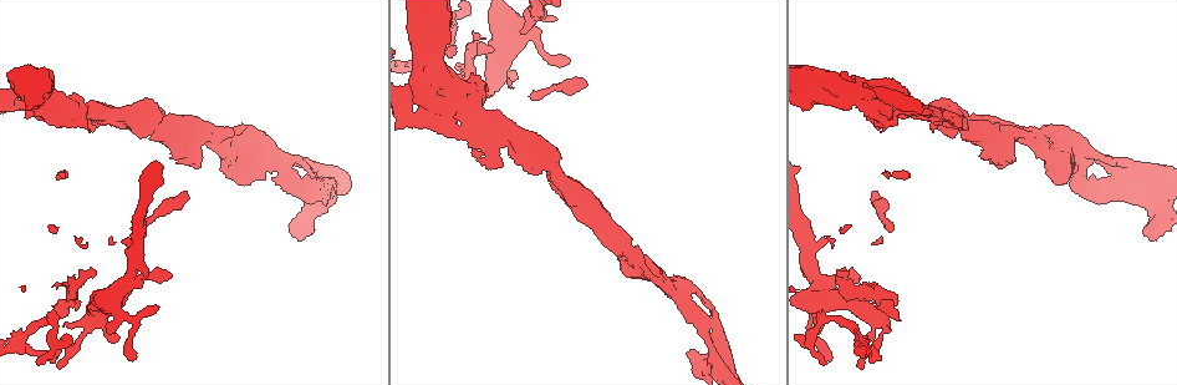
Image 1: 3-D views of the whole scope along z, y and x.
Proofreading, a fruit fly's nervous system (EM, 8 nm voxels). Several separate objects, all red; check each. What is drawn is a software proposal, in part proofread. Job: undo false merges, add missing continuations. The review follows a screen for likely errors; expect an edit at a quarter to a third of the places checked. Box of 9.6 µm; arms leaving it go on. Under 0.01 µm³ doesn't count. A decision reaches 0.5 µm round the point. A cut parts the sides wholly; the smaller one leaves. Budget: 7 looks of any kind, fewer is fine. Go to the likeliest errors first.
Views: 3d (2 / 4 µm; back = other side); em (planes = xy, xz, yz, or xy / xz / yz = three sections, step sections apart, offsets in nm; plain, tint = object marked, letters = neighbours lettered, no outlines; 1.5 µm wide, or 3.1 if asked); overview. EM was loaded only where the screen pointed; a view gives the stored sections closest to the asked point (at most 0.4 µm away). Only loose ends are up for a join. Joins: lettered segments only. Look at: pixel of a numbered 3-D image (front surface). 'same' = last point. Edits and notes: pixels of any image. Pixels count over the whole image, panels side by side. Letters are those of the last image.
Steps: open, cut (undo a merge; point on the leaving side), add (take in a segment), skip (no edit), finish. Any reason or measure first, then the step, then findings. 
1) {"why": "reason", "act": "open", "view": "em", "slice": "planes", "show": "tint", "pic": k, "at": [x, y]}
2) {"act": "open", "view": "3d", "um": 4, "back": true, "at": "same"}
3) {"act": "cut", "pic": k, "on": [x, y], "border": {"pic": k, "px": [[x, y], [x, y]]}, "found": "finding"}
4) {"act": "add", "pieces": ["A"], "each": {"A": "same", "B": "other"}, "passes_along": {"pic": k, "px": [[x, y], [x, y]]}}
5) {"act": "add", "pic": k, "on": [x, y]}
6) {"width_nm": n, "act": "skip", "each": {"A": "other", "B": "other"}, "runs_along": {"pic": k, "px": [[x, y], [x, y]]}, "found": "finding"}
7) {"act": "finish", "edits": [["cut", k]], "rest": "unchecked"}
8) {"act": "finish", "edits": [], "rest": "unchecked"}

{"why": "sudden change in width", "act": "open", "view": "em", "slice": "xy", "step": 8, "show": "tint", "pic": 1, "at": [253, 148]}

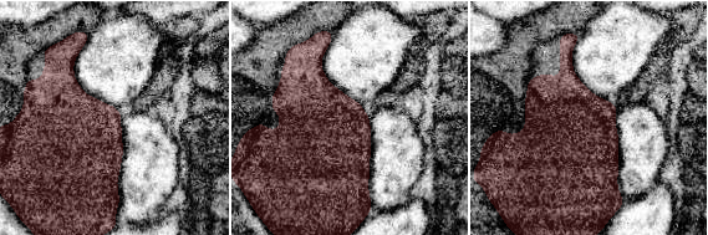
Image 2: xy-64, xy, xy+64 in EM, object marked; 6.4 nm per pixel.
{"act": "open", "view": "em", "slice": "planes", "show": "letters", "at": "same"}

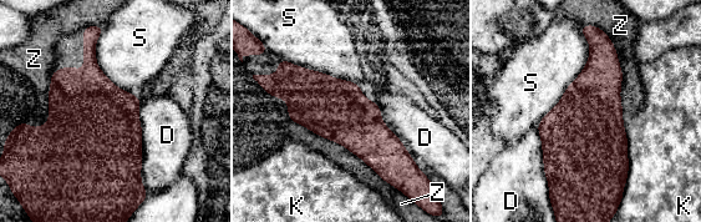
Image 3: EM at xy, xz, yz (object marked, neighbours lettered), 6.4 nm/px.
{"act": "skip", "each": {"D": "other", "K": "other", "S": "other", "Z": "other"}, "border": {"pic": 3, "px": [[140, 99], [141, 183], [146, 192]]}, "found": "one neuron here"}

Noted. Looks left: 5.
{"why": "free end", "act": "open", "view": "em", "slice": "planes", "show": "letters", "pic": 1, "at": [819, 333]}

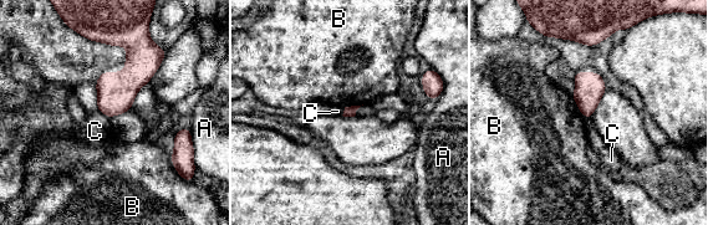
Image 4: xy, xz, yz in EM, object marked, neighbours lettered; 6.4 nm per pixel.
{"longest_contact_nm": ["B", 170], "act": "skip", "each": {"A": "other", "B": "other", "C": "other"}, "border": {"pic": 4, "px": [[97, 110], [110, 118]]}, "found": "no lettered segment goes on from it"}

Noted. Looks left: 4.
{"why": "branch stops here", "act": "open", "view": "3d", "um": 2, "pic": 1, "at": [828, 363]}

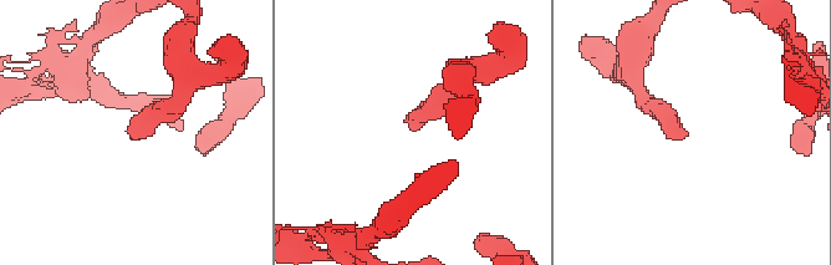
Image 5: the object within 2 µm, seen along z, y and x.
{"act": "open", "view": "em", "slice": "planes", "show": "letters", "pic": 5, "at": [410, 129]}

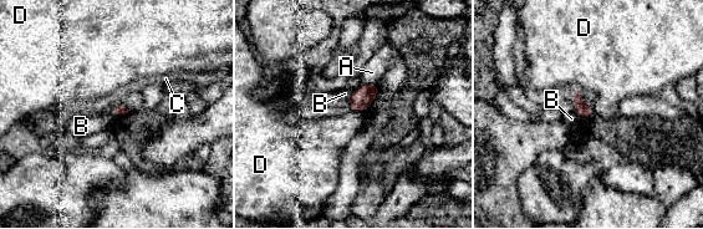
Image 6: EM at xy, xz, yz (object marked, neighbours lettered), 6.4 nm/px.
{"act": "skip", "each": {"A": "other", "B": "other", "C": "other", "D": "other"}, "border": {"pic": 6, "px": [[352, 110], [362, 112]]}, "found": "none of them fits"}

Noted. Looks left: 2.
{"act": "finish", "edits": [], "rest": "unchecked"}

